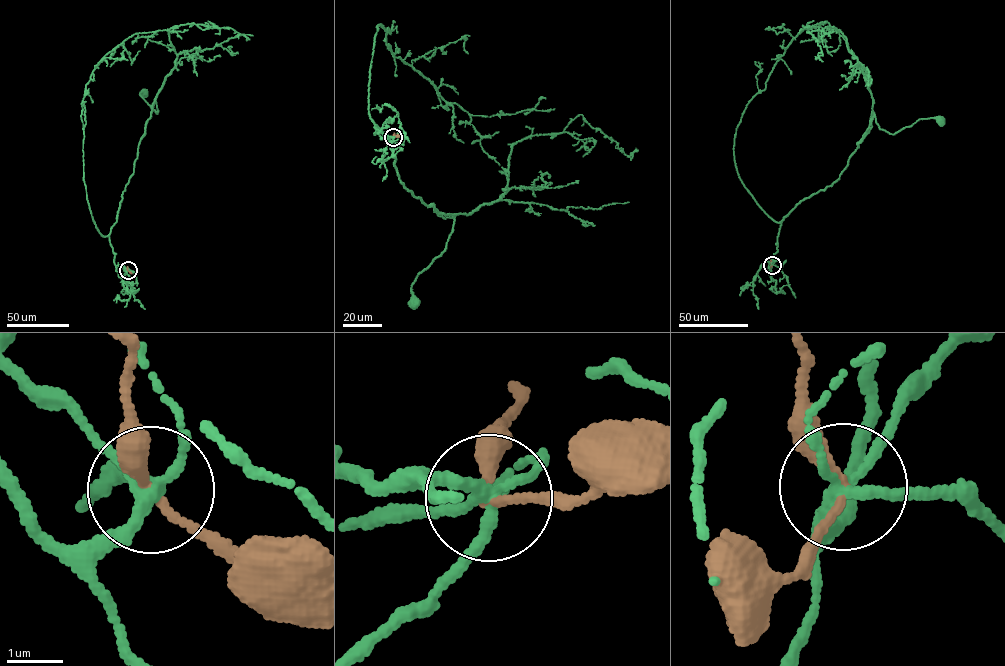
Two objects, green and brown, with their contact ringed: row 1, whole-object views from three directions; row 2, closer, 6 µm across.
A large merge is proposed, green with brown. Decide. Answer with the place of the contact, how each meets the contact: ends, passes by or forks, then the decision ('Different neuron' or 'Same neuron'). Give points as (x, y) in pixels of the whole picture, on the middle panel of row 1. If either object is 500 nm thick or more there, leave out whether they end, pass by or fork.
Place: (393, 137). At the ring green forks. At the ring brown passes by. Same neuron

